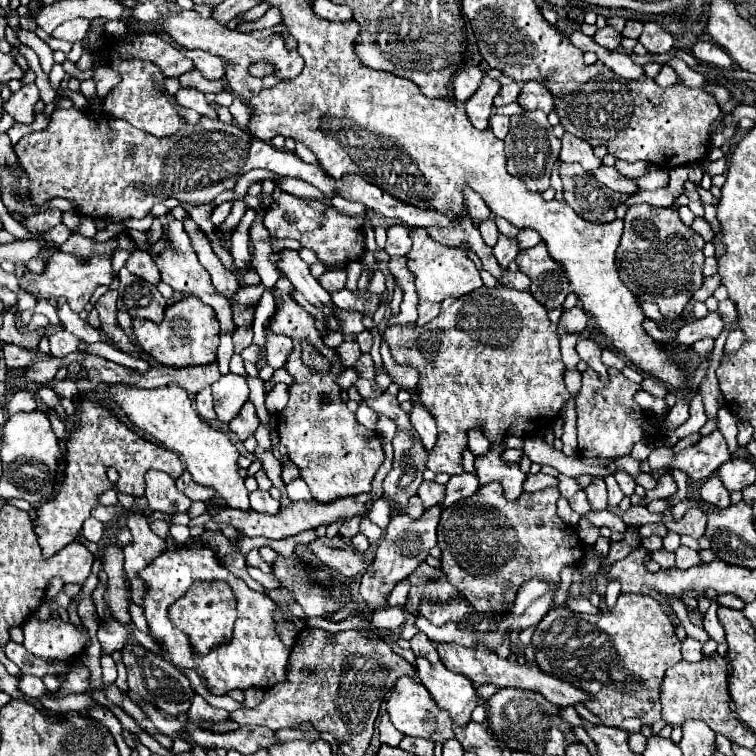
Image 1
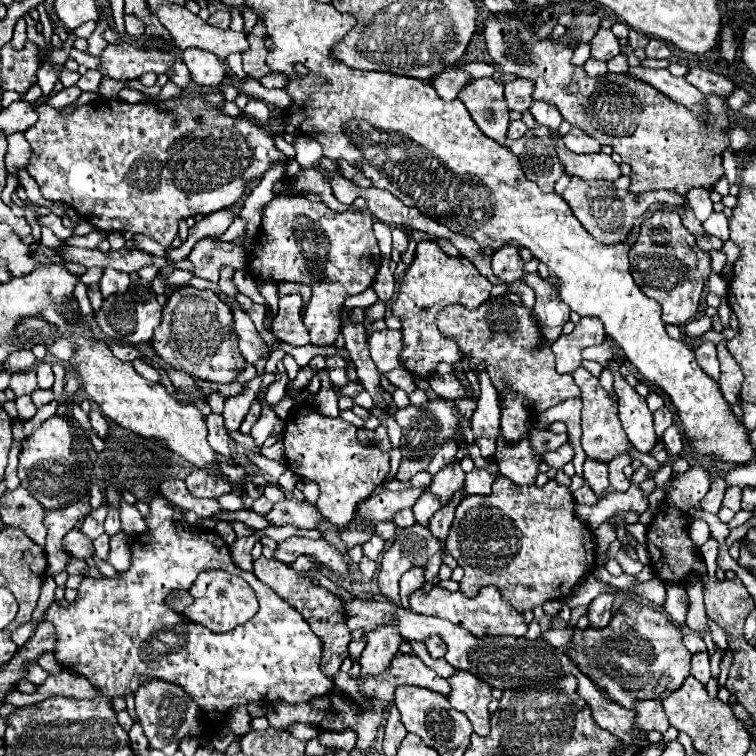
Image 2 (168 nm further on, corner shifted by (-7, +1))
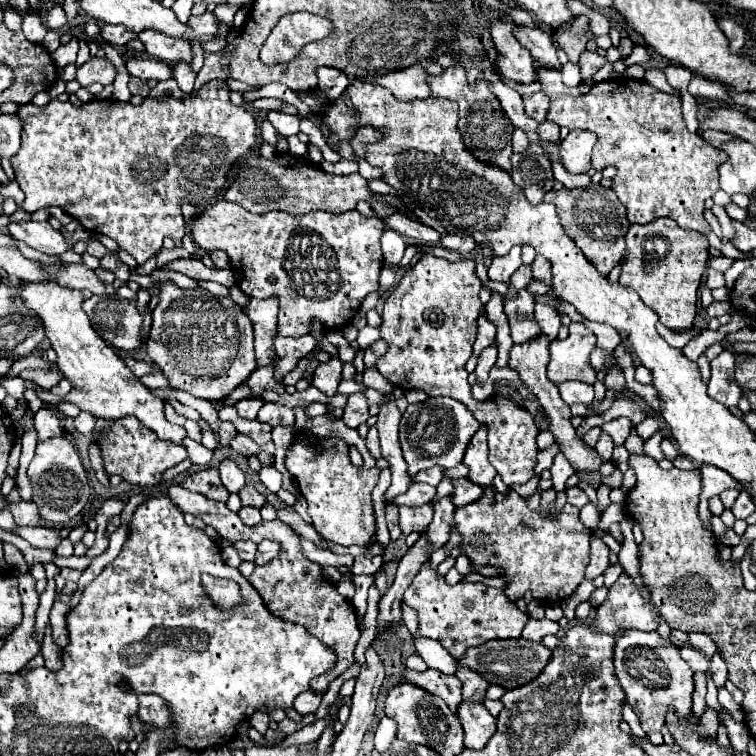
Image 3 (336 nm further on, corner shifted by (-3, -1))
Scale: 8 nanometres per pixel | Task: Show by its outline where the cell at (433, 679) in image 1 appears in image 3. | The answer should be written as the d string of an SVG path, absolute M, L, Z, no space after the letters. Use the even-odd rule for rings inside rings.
M463 702L459 706L457 718L465 730L463 744L469 750L481 750L487 746L491 734L497 730L497 718L493 718L483 704L475 702Z

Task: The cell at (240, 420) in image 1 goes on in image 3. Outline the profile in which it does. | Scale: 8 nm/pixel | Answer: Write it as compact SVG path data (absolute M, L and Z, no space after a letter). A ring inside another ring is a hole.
M249 398L249 400L241 400L241 402L235 404L237 414L241 418L249 418L249 420L255 420L255 416L257 416L257 412L259 412L261 406L263 406L261 398Z

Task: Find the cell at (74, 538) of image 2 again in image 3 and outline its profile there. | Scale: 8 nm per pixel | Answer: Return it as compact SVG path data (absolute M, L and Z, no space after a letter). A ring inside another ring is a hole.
M15 526L15 536L25 538L35 548L49 548L53 550L59 544L59 532L51 528L33 528L33 526Z

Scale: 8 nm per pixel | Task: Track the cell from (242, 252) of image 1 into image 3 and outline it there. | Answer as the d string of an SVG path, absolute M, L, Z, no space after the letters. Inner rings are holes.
M221 422L219 432L217 432L219 444L221 444L221 446L229 446L229 444L231 444L231 438L233 438L235 434L237 434L237 432L235 432L235 426L233 426L231 422Z

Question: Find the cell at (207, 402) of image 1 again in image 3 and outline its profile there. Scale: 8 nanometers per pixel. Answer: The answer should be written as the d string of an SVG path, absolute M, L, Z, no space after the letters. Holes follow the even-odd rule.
M223 460L221 466L219 466L219 472L221 472L221 480L223 480L225 488L227 488L231 494L239 494L239 490L245 486L243 470L241 470L235 462Z

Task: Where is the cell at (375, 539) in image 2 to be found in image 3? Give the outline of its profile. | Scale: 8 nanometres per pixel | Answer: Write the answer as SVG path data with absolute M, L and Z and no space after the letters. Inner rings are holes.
M357 556L351 572L353 572L353 574L375 574L375 572L381 570L381 564L383 564L383 558L381 558L381 556L375 556L375 558Z

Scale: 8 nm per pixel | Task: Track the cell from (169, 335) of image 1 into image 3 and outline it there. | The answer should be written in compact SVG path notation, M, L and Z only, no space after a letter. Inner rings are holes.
M173 282L161 284L159 304L147 338L147 354L161 368L171 388L209 402L219 402L241 386L257 368L253 326L241 306L229 296L213 296L203 288L183 290Z

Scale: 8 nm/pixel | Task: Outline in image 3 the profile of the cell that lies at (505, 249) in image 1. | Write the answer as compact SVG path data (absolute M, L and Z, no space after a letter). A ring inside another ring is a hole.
M513 246L507 256L493 258L489 268L489 278L507 284L519 266L521 266L521 246Z

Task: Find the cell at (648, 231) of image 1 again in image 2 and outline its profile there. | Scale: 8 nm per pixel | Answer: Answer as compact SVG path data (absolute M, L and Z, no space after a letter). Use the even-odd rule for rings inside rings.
M655 212L641 224L639 240L629 250L629 266L641 292L663 306L665 324L683 326L693 318L699 308L705 278L711 274L711 258L697 246L695 236L681 224L675 212Z

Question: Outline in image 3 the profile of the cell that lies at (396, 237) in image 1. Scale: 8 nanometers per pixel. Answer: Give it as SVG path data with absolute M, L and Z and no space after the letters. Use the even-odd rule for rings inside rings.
M385 230L383 238L381 238L381 248L383 248L383 256L385 262L391 264L399 264L399 260L403 258L403 252L407 248L407 242L401 234L397 234L395 230Z

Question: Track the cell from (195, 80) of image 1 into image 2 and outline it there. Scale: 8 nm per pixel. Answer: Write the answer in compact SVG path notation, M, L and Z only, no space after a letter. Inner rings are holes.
M175 60L175 64L169 68L167 76L169 76L169 80L171 80L171 82L175 82L175 84L177 84L177 86L181 86L181 88L187 88L187 86L193 82L189 68L187 68L181 60Z

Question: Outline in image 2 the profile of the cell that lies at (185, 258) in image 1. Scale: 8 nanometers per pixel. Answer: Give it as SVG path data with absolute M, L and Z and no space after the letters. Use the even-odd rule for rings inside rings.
M229 304L229 308L233 312L233 332L237 336L239 350L241 350L243 358L249 364L255 364L259 356L263 356L265 352L269 352L269 348L263 342L263 338L259 336L259 332L257 332L255 324L251 322L251 318L241 308L235 308L233 304Z

